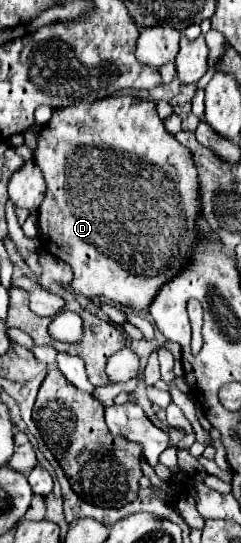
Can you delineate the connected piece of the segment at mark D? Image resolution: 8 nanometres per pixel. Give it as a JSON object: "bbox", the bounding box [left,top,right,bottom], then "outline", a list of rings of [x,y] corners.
{"bbox":[34,95,202,309],"outline":[[[122,95],[122,97],[106,97],[102,101],[94,103],[76,103],[70,107],[58,109],[52,119],[48,121],[46,127],[42,127],[40,137],[38,137],[38,149],[34,153],[34,161],[44,173],[48,191],[46,197],[38,209],[38,225],[40,225],[40,243],[42,247],[52,253],[54,257],[62,259],[68,263],[74,271],[72,279],[72,289],[76,295],[82,297],[106,297],[112,299],[114,303],[120,303],[122,307],[132,307],[132,309],[148,309],[158,295],[158,291],[172,281],[180,271],[188,267],[192,261],[194,249],[200,241],[198,235],[198,219],[202,217],[202,203],[200,203],[200,179],[198,179],[198,169],[192,157],[192,151],[180,145],[174,135],[170,135],[164,127],[164,121],[156,113],[156,103],[154,101],[140,101],[138,97],[132,95]]]}

